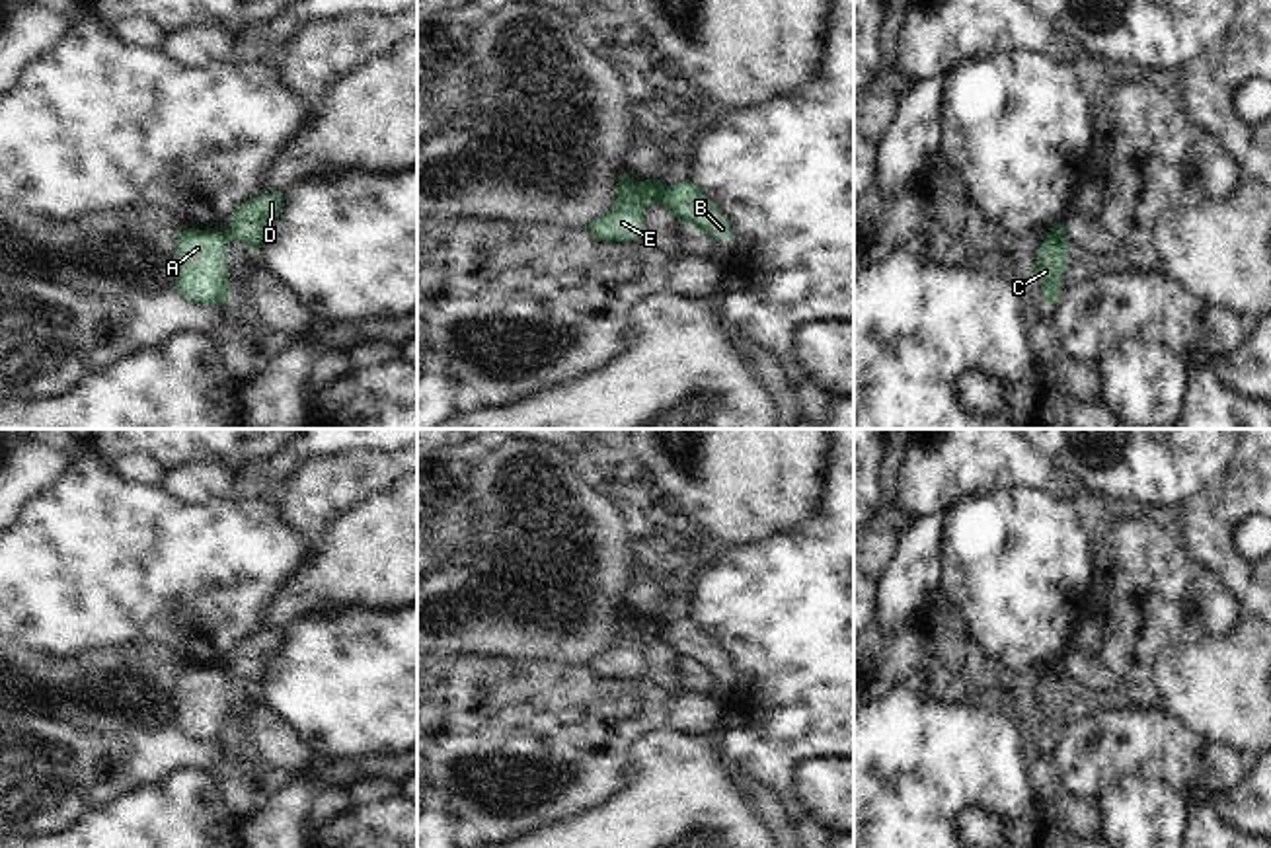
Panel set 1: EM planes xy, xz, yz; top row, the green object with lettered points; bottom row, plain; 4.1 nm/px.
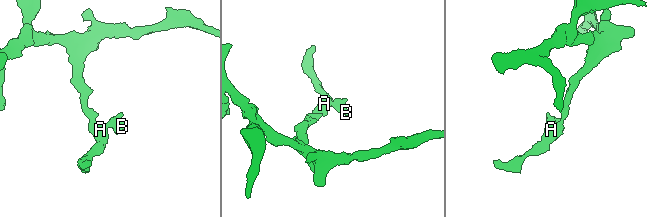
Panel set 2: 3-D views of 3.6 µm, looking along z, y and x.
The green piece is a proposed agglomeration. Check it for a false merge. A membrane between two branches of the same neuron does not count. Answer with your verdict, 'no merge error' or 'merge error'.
merge error

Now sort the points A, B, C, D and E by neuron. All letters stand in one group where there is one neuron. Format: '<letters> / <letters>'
A C E / B D

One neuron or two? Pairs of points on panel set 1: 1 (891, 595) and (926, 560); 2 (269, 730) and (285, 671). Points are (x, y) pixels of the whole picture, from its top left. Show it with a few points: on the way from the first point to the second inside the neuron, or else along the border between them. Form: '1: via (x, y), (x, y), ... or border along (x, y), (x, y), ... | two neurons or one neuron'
1: via (899, 587), (919, 568) | one neuron
2: border along (260, 702), (269, 706), (305, 743) | two neurons

